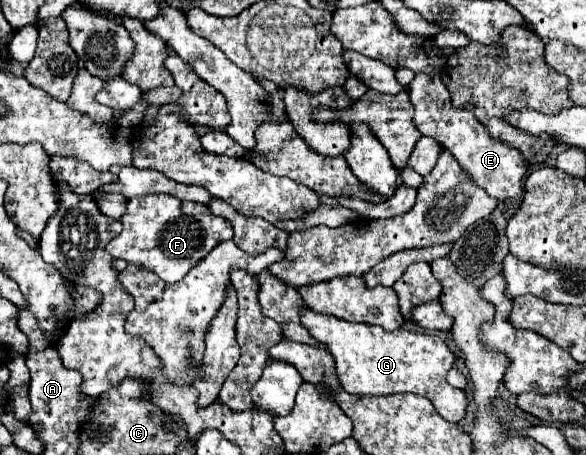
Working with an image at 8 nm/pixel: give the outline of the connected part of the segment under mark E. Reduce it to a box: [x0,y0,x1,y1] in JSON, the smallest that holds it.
[409,70,529,202]

